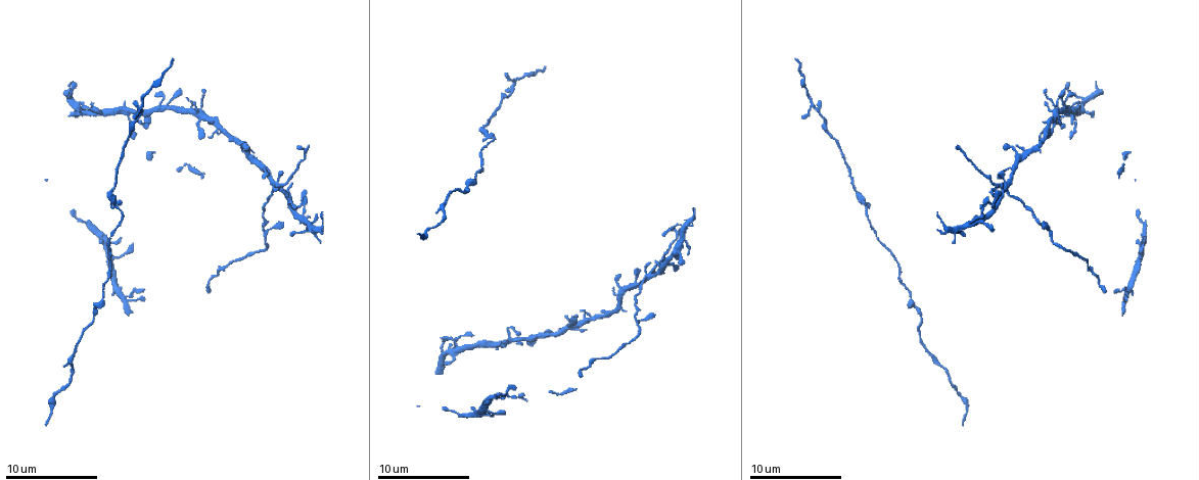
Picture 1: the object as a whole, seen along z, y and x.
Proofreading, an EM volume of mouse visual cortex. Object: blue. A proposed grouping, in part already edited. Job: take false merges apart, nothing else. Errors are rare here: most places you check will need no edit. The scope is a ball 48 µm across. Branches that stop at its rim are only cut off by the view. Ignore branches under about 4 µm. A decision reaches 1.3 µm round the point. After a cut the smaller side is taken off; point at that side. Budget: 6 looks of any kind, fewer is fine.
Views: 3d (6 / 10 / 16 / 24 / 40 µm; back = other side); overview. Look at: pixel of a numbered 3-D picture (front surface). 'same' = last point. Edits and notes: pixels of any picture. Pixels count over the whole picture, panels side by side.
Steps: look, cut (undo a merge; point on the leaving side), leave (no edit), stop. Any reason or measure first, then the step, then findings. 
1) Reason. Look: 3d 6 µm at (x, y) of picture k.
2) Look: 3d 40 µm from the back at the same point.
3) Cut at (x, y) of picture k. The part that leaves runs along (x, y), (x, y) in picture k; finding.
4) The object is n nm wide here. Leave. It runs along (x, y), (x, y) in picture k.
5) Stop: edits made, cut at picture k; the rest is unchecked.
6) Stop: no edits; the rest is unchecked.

Thick turns thin. Look: 3d 6 µm at (956, 393) of picture 1.

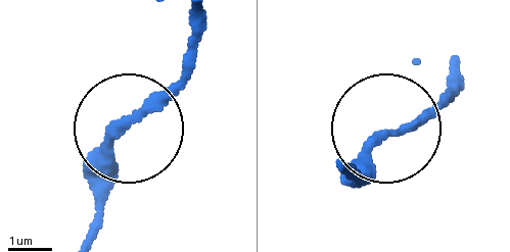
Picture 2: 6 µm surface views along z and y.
Look: 3d 6 µm from the back at (134, 121) of picture 2.

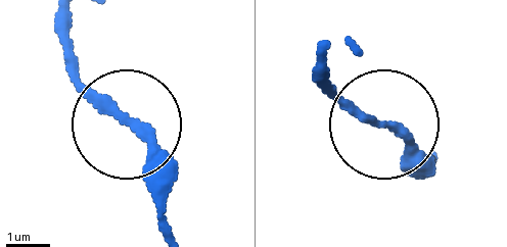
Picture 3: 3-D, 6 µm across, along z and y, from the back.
Leave. Continuous, no second cell.

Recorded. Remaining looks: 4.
Branch point. Look: 3d 10 µm at (499, 345) of picture 1.

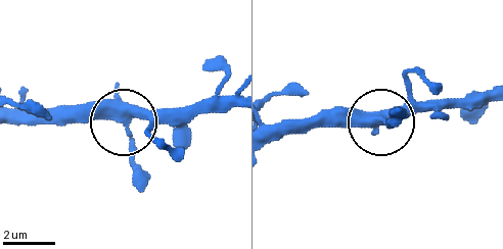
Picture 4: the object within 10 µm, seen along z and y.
Look: 3d 6 µm at (382, 121) of picture 4.

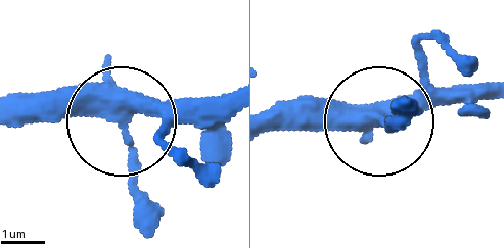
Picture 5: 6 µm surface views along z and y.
The object is 380 nm wide here. Leave. Continuous, no second cell.

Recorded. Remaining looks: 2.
Side arm on a straight run. Look: 3d 10 µm at (117, 209) of picture 1.

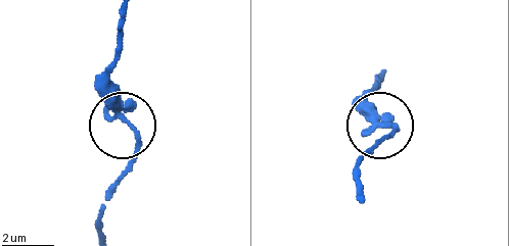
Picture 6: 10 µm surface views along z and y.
Look: 3d 10 µm from the back at (386, 124) of picture 6.

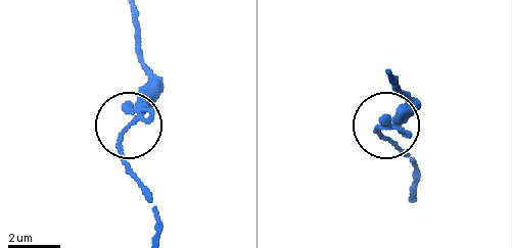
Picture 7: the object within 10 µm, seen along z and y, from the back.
Leave. It runs along (411, 196), (411, 162), (378, 130), (415, 99) in picture 7; all the same cell.

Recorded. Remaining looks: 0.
Stop: no edits; the rest is unchecked.

